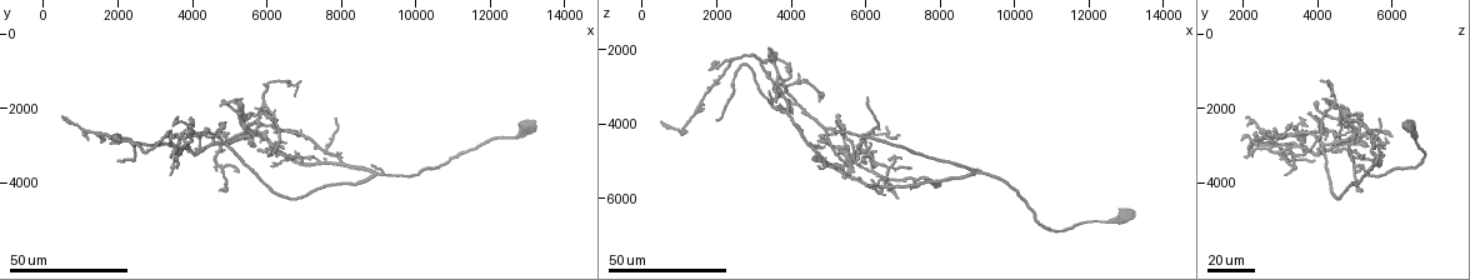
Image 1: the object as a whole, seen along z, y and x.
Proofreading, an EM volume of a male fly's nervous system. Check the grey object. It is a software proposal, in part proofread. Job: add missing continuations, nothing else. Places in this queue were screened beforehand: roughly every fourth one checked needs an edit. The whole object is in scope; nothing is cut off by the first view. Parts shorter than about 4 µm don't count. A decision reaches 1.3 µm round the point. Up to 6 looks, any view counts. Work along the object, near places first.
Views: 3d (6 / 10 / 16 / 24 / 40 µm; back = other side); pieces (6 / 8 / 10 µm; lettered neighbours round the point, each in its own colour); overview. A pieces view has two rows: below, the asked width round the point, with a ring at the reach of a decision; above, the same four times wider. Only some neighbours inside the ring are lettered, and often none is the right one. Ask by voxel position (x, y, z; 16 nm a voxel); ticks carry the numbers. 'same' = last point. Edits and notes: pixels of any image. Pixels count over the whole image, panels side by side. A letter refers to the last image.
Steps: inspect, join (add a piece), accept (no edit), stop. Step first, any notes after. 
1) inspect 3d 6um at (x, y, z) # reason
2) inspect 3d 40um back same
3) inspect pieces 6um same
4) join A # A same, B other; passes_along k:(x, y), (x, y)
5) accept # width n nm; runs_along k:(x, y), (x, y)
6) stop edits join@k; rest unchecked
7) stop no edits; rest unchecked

inspect 3d 24um at (3800, 3100, 3000) # thin end

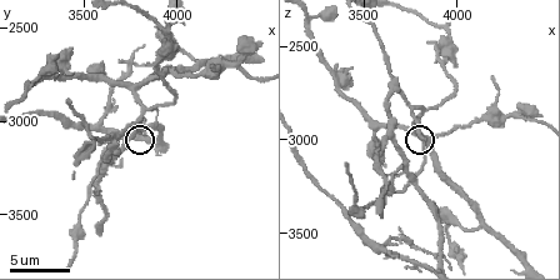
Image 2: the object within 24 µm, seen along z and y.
inspect pieces 6um at (3820, 3060, 2980)

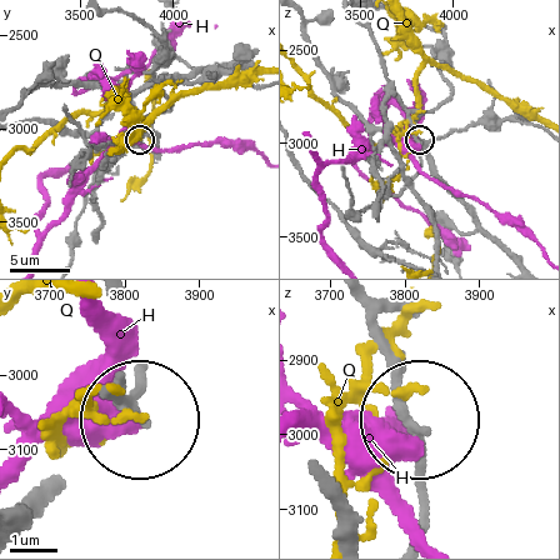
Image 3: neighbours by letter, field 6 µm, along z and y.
accept # width 130 nm; H other, Q other; runs_along 3:(395, 308), (371, 331), (415, 423); none of them fits

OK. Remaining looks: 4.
inspect 3d 24um at (5800, 2100, 4700) # an open end

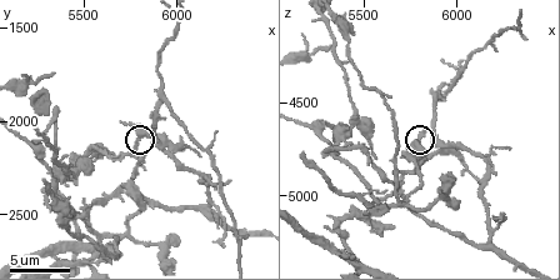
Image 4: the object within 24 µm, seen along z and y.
inspect pieces 6um at (5820, 2180, 4660)

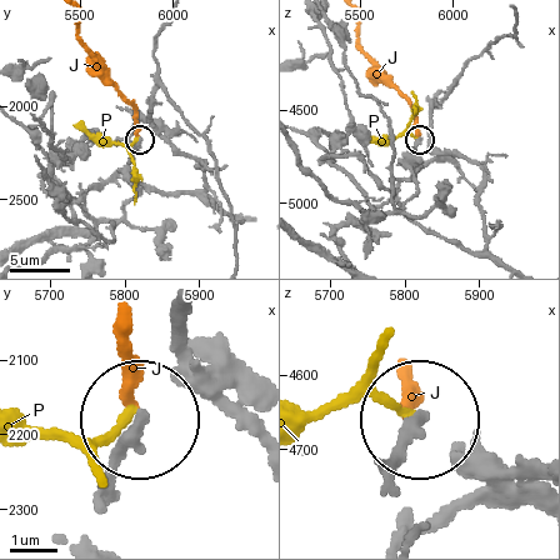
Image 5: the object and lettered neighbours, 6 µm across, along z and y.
accept # J other, P other; runs_along 5:(331, 156), (375, 208), (399, 213), (416, 189), (419, 139); no lettered piece goes on from it

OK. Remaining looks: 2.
inspect 3d 24um at (2000, 3400, 3900) # long arm stops here

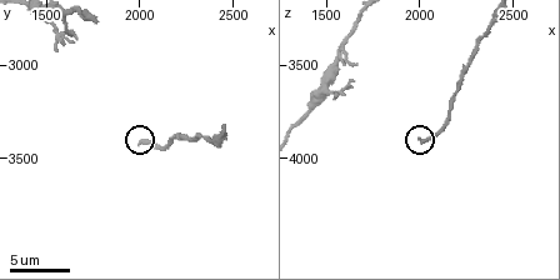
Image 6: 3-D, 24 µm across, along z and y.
inspect pieces 6um at (2000, 3420, 3900)

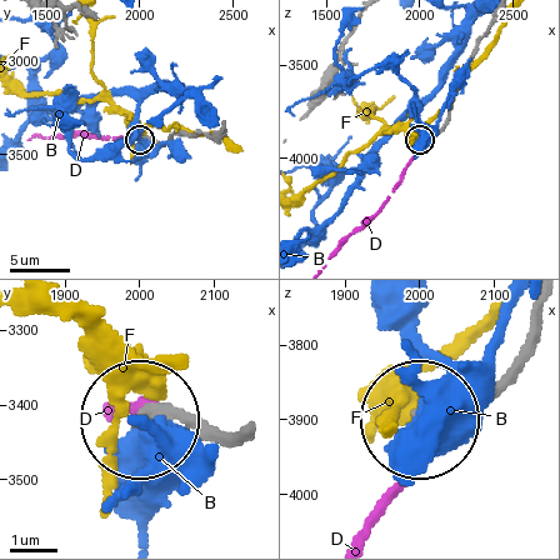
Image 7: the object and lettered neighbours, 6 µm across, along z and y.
accept # B other, D other, F other; no lettered piece goes on from it

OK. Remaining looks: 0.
stop no edits; rest unchecked

